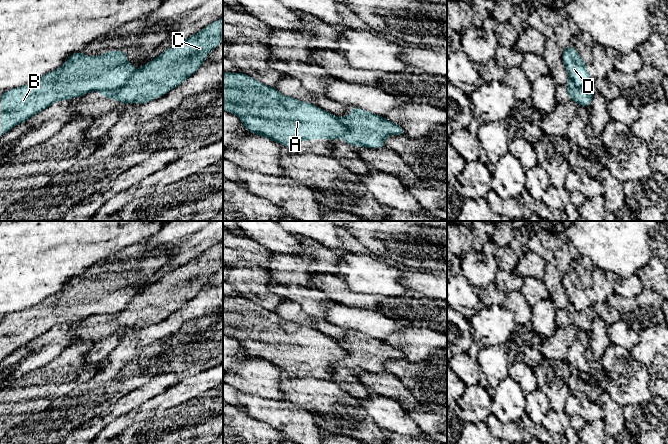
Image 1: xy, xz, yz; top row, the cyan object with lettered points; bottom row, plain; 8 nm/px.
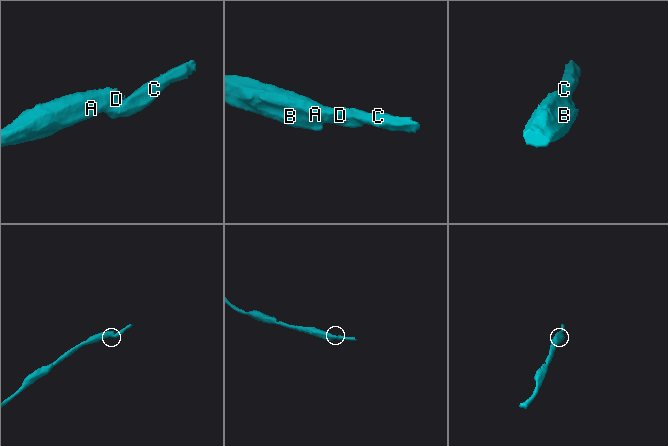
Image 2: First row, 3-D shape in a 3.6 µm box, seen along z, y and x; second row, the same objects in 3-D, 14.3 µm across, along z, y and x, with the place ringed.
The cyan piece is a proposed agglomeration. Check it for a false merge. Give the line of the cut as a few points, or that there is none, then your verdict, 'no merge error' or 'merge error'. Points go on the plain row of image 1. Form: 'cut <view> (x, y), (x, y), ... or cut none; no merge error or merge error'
cut xy (133, 296), (121, 310), (101, 315); merge error

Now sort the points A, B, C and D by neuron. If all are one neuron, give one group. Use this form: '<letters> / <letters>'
A B D / C

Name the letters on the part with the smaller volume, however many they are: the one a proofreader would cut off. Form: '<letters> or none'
C

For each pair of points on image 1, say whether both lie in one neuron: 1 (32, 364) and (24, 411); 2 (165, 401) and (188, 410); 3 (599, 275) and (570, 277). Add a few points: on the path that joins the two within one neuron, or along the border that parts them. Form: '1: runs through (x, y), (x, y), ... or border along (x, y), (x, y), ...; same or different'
1: border along (52, 360), (10, 382); different
2: border along (199, 395), (182, 402), (178, 406); different
3: runs through (592, 275), (577, 277); same

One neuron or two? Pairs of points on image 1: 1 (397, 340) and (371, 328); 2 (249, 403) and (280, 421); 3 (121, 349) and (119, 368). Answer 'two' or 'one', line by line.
1: two
2: one
3: one

